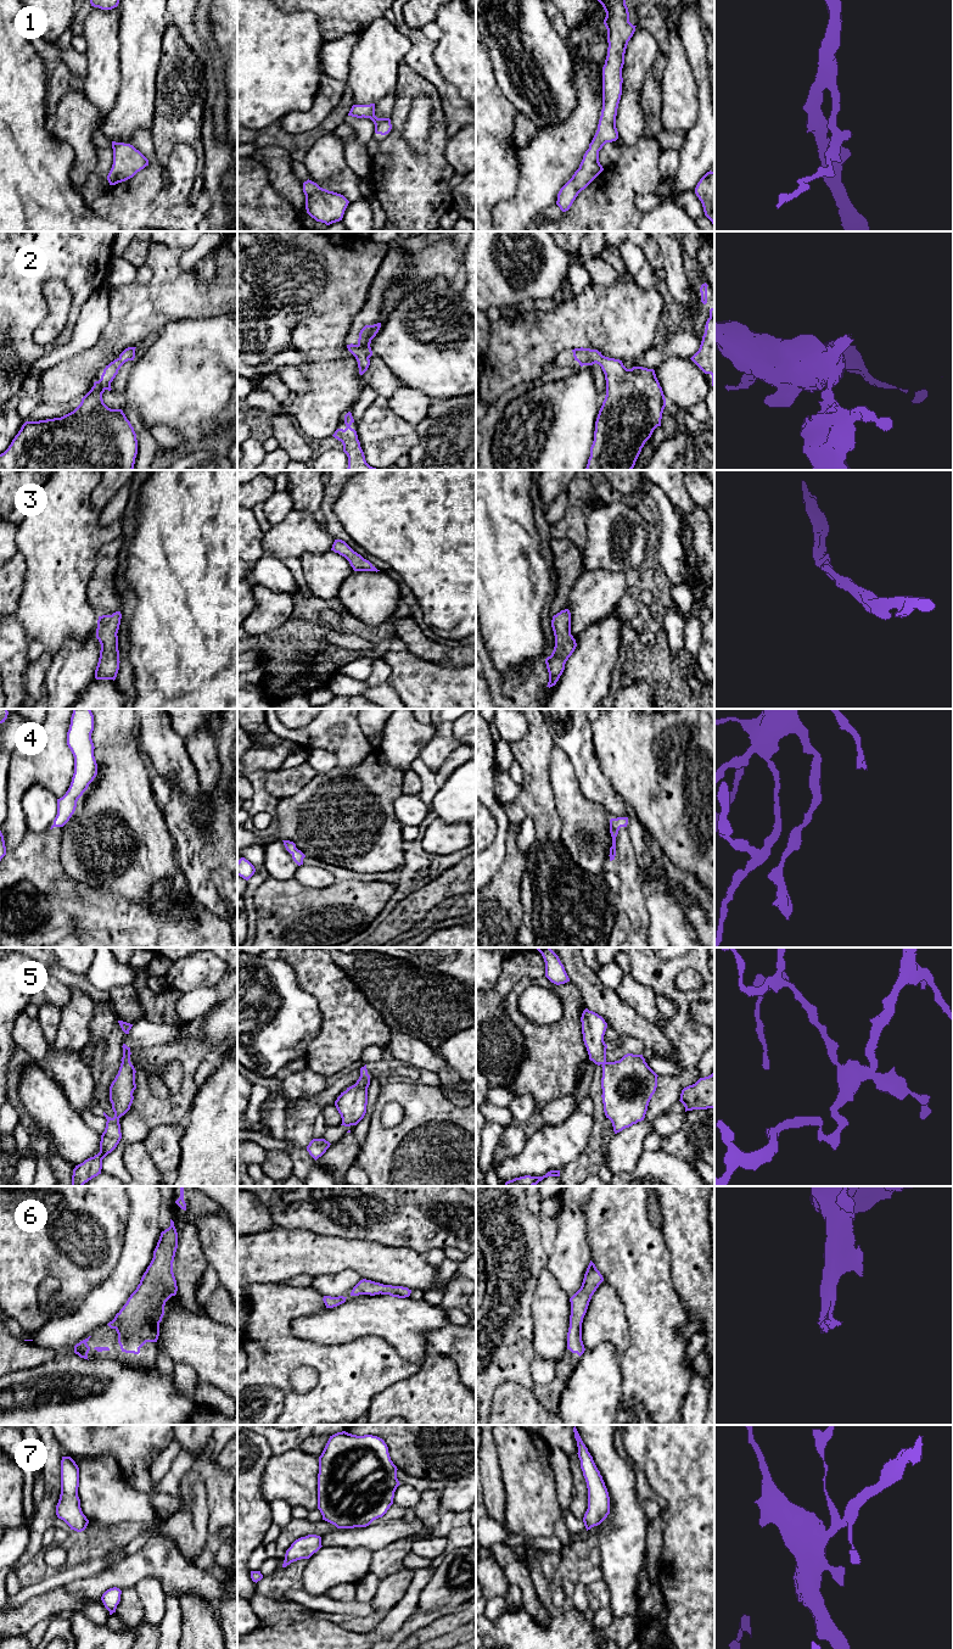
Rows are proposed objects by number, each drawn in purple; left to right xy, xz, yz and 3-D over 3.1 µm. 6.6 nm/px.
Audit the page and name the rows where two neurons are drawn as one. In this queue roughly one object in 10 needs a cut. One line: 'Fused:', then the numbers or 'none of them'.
Fused: none of them

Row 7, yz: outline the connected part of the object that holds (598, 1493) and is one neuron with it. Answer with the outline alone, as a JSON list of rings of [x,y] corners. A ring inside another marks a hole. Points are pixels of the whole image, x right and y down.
[[[576,1426],[573,1427],[574,1438],[578,1447],[578,1458],[581,1460],[581,1469],[587,1482],[588,1488],[588,1509],[584,1514],[583,1522],[588,1530],[600,1525],[610,1514],[610,1497],[602,1476],[598,1470],[593,1457],[583,1443]]]

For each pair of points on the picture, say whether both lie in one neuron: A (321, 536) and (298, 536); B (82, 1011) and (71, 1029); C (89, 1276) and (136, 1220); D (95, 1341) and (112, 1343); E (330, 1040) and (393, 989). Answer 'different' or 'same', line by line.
A: same
B: same
C: different
D: same
E: different

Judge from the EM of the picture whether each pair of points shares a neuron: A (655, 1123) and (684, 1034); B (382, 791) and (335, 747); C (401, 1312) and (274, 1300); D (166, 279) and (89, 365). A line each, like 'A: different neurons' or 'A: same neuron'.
A: different neurons
B: different neurons
C: different neurons
D: same neuron

